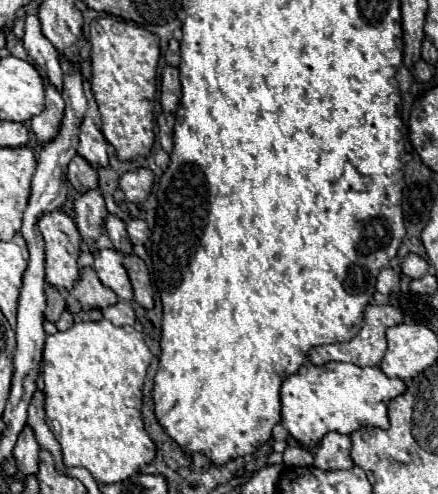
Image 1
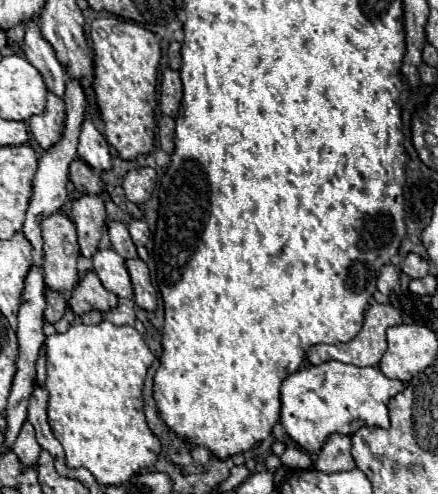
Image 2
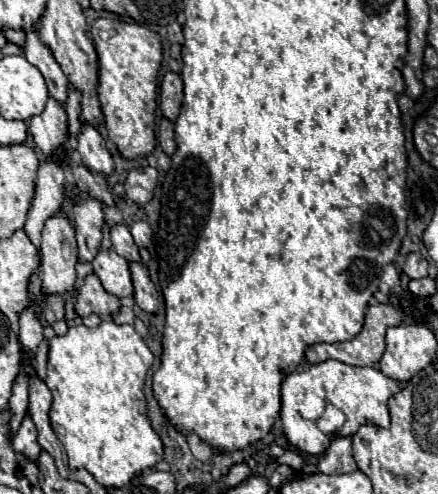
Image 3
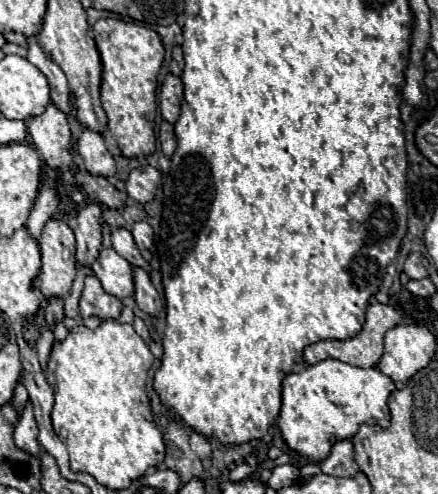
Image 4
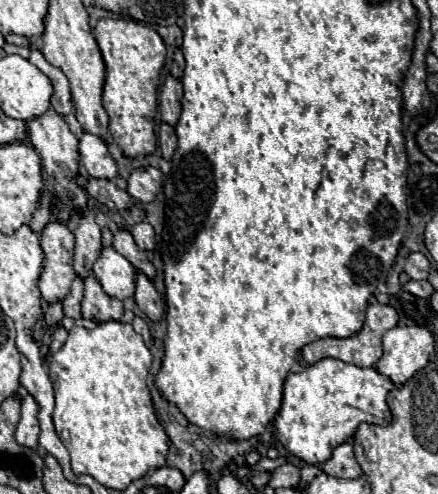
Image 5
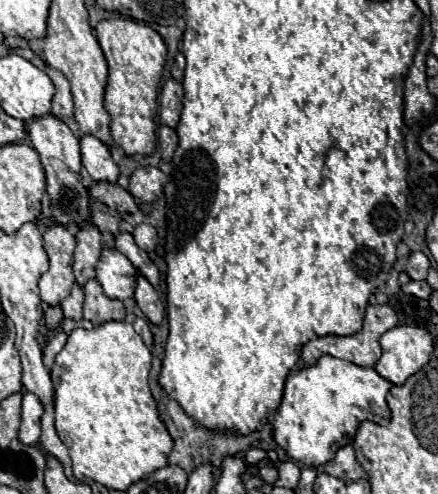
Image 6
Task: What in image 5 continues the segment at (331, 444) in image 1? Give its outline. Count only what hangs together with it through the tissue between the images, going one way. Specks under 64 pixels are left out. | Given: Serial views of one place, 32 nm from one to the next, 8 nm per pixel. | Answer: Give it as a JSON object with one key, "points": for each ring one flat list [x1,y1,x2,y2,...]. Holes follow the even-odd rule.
{"points":[[344,442,344,444,338,444,332,452,332,458,326,460,322,464,322,470,330,476,336,476,336,478,358,478,362,476,362,470,354,458,354,452,352,452,352,444]]}

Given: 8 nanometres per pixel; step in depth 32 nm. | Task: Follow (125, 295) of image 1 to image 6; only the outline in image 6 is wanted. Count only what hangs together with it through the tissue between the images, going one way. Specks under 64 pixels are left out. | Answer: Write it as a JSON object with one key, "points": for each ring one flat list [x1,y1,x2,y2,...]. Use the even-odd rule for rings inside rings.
{"points":[[116,248,102,250,102,256,96,264,96,278,102,284,104,294,108,298,116,300,132,298,136,288,136,276,138,270,124,254,120,254]]}

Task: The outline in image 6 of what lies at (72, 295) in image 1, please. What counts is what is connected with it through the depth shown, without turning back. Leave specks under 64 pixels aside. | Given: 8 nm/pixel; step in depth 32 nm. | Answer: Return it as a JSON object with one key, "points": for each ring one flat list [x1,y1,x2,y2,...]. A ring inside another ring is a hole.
{"points":[[92,278,84,284,84,318,96,326,108,320,124,320,124,304,108,298,98,280]]}

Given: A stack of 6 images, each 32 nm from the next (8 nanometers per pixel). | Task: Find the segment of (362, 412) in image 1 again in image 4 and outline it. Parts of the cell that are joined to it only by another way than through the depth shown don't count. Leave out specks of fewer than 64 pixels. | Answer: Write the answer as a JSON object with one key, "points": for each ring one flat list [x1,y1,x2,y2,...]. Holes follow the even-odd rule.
{"points":[[328,358,308,366,304,372,292,372,284,378,278,428,296,454,320,462,328,456,330,444,352,438,360,424,388,428,390,412,386,400,396,390,396,384,378,368,358,368]]}

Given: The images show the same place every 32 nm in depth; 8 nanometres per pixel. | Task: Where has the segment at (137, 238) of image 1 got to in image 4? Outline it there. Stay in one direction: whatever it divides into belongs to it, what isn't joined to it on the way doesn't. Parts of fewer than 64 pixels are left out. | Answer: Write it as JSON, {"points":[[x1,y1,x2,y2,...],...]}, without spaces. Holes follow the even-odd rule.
{"points":[[148,222,132,224,132,236,134,236,134,242,140,250,152,246,152,228,150,228]]}

